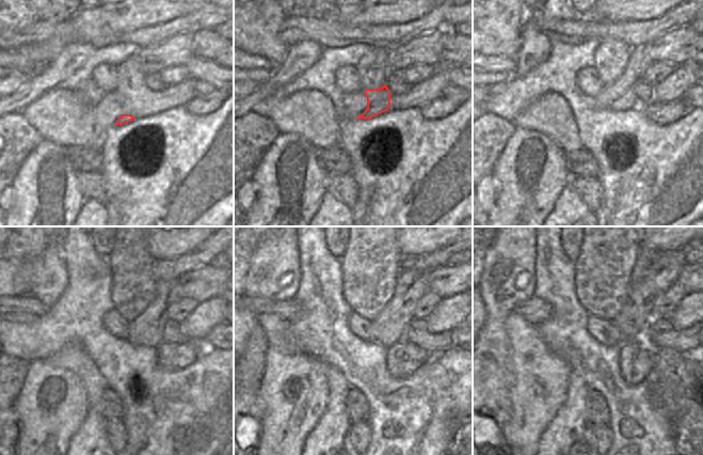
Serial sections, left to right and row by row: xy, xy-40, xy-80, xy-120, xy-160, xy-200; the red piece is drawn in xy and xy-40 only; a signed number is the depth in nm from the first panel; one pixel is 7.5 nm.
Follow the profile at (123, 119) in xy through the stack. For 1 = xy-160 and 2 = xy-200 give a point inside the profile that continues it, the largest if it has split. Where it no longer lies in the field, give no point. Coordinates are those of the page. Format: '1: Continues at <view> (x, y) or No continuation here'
1: Continues at xy-160 (388, 328)
2: Continues at xy-200 (654, 271)

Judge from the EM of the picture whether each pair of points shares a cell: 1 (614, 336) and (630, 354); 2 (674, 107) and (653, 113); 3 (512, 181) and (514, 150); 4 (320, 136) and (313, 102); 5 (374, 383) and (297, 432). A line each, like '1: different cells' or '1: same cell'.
1: different cells
2: same cell
3: same cell
4: same cell
5: different cells

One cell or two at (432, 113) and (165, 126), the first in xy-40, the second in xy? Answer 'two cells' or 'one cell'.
two cells

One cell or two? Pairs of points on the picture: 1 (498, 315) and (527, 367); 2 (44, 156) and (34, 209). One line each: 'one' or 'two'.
1: two
2: one

